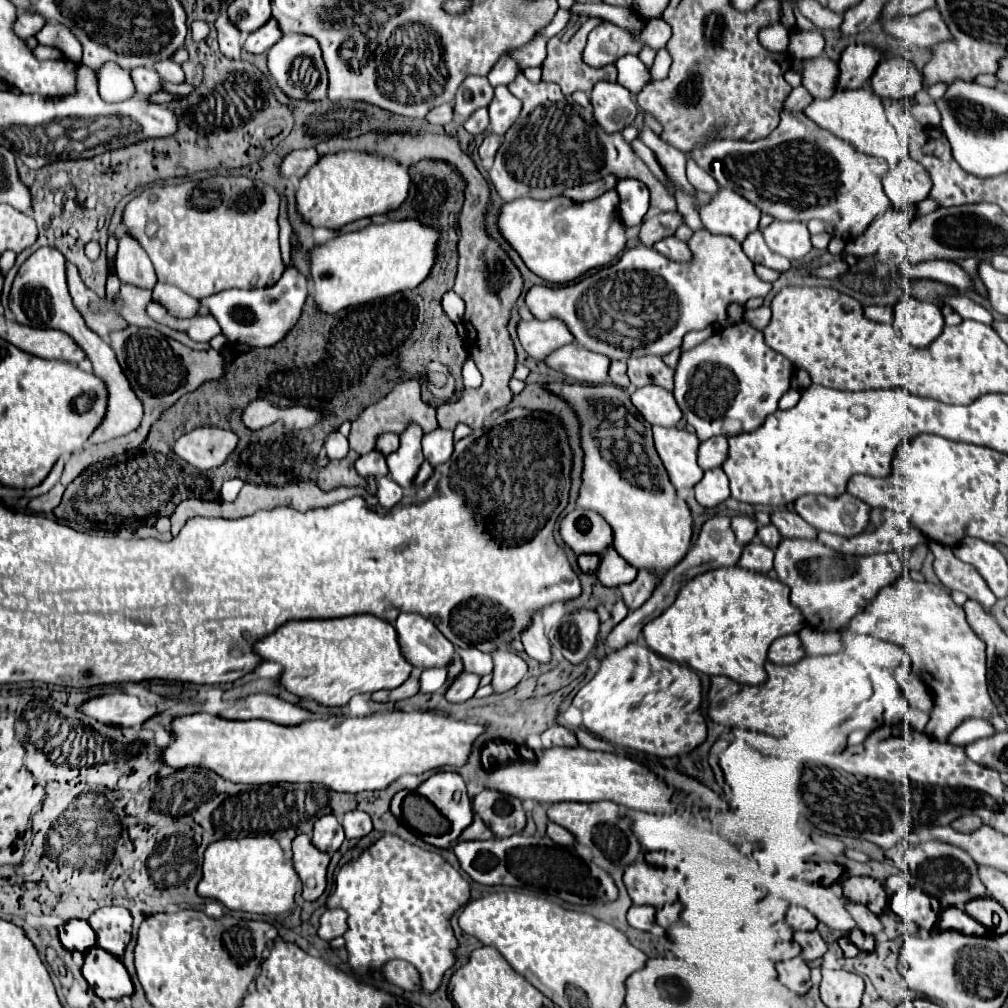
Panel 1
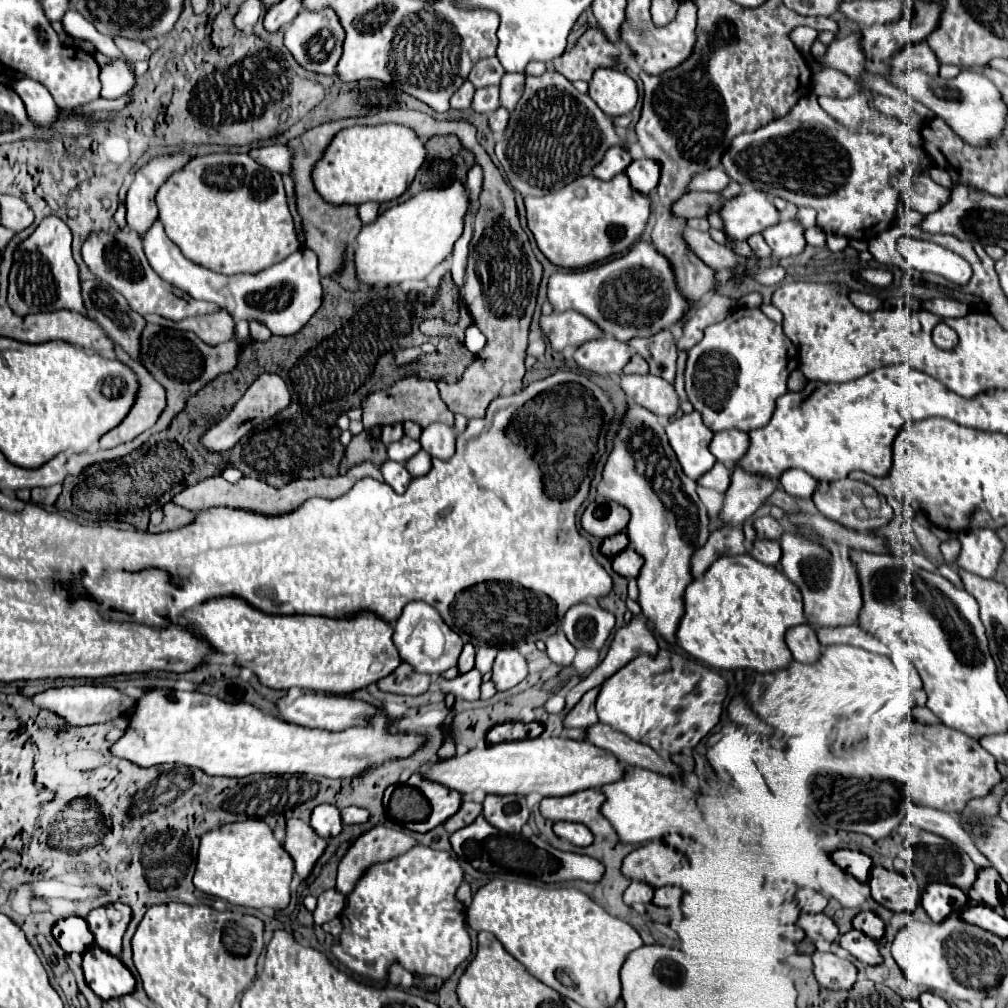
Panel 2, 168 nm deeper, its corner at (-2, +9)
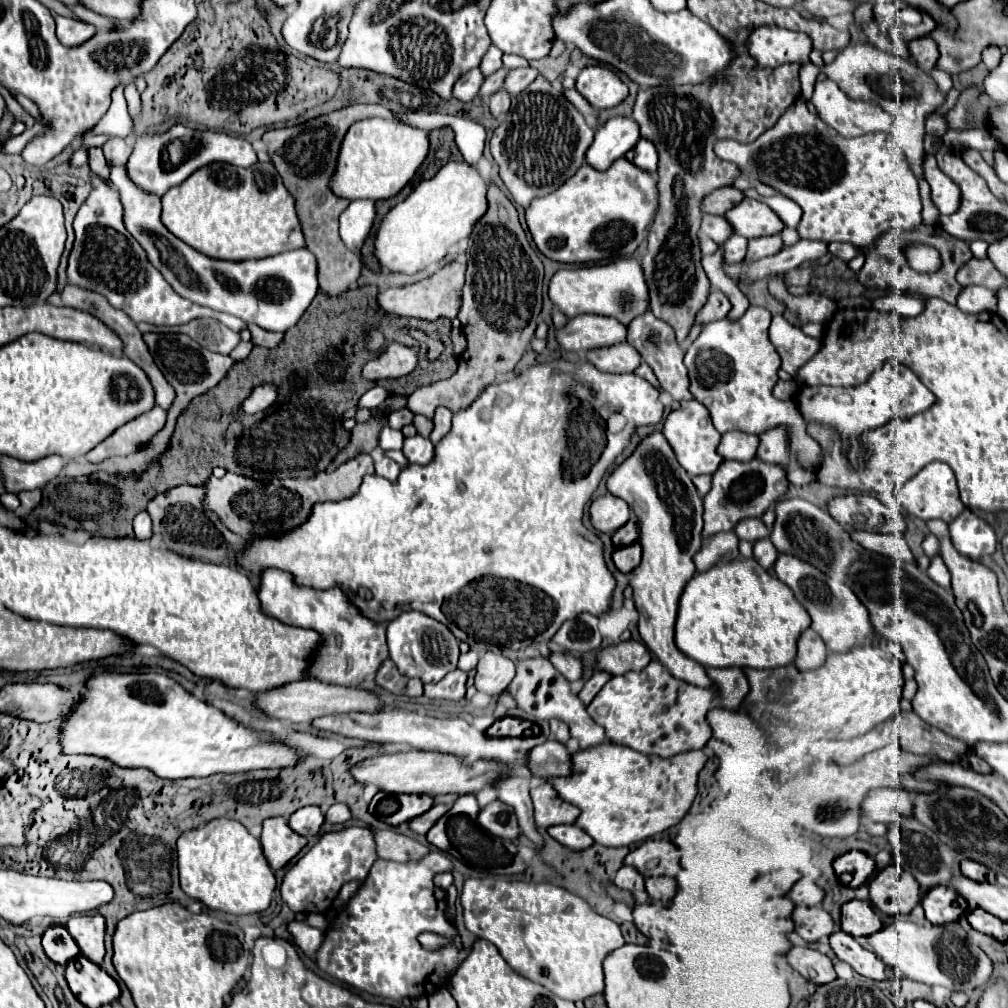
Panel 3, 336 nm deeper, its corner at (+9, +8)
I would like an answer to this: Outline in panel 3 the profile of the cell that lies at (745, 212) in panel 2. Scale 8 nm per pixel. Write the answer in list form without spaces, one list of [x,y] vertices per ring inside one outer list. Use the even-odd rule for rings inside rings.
[[[744,197],[736,207],[726,211],[724,217],[732,225],[734,233],[746,239],[774,235],[784,229],[784,223],[778,219],[778,215],[760,199]]]

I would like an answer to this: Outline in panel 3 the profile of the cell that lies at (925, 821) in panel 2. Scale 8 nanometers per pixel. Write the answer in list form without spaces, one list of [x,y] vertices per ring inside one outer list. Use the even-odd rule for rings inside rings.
[[[876,789],[864,799],[864,817],[886,825],[900,823],[902,817],[914,817],[914,797],[904,789]]]

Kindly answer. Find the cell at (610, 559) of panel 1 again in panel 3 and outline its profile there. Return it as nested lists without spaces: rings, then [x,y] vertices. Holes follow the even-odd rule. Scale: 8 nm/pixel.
[[[632,543],[632,545],[620,547],[620,549],[616,549],[614,555],[612,555],[614,565],[616,565],[618,571],[622,571],[622,573],[630,573],[634,567],[638,567],[638,565],[640,565],[640,559],[642,559],[640,543]]]

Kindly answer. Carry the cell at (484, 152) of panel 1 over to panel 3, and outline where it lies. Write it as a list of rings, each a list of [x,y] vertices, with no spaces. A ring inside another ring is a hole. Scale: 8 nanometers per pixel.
[[[500,89],[496,95],[492,95],[492,99],[490,99],[490,113],[492,113],[492,117],[500,117],[500,115],[504,115],[506,111],[510,109],[510,95],[504,91],[504,89]]]

